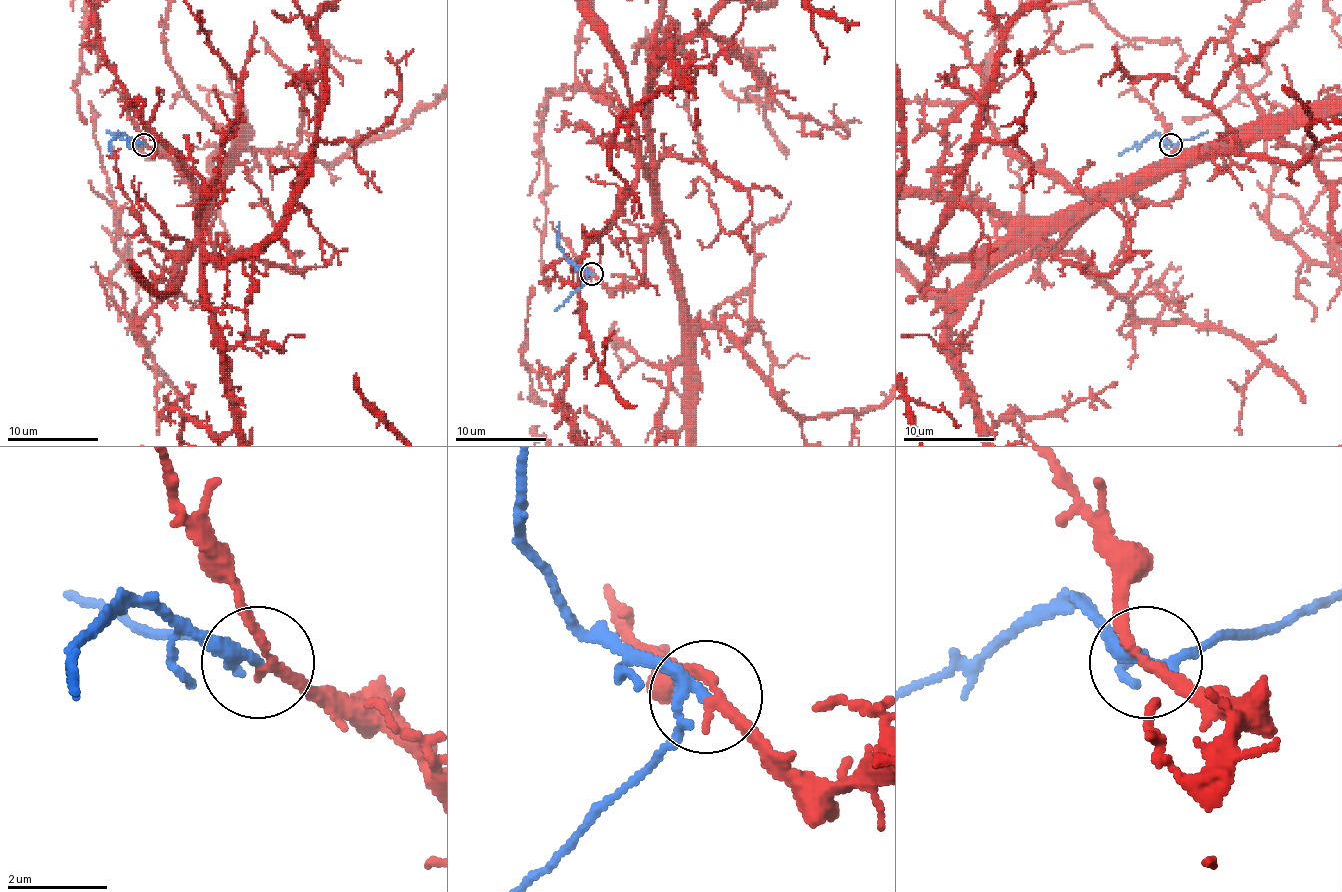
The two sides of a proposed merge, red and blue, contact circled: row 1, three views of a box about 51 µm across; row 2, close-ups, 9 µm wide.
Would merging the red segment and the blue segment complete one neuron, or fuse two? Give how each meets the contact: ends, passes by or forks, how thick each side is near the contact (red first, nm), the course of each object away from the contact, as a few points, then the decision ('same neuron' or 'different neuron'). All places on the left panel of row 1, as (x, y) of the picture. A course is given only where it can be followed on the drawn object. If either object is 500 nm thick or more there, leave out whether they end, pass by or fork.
red passes by | blue forks | 190/180 nm | blue via (143, 144), (118, 135), (111, 142), (111, 155) | same neuron

